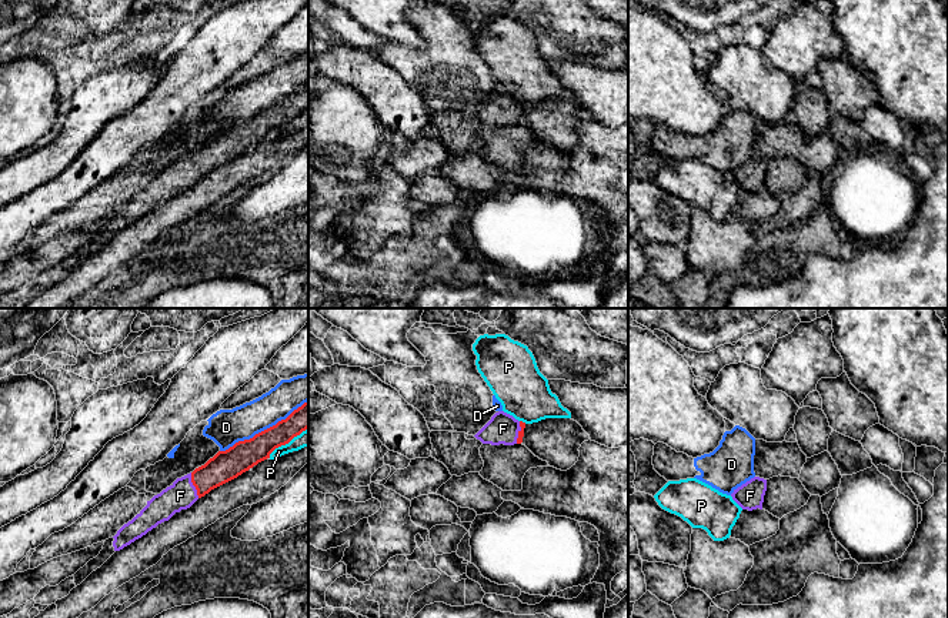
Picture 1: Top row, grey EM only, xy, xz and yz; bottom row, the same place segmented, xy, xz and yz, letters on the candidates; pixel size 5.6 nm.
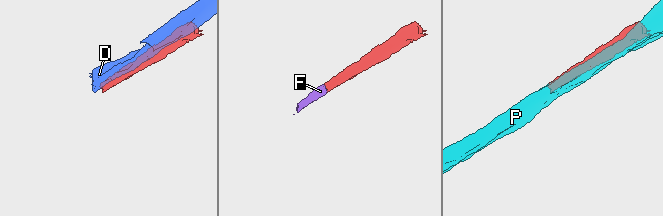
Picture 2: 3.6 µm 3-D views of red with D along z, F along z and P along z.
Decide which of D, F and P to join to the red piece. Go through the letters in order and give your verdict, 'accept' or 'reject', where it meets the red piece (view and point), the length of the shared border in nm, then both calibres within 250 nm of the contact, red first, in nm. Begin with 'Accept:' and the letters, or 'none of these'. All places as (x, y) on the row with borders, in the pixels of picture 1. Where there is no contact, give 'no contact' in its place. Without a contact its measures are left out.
Accept: F
D: reject; meets red in xy at (264, 430); contact 550 nm long; 160 nm thick on the red side, 200 nm on the other
F: accept; meets red in xy at (193, 484); contact 150 nm long; 170 nm thick on the red side, 160 nm on the other
P: reject; meets red in xy at (287, 443); contact 280 nm long; 160 nm thick on the red side, 100 nm on the other

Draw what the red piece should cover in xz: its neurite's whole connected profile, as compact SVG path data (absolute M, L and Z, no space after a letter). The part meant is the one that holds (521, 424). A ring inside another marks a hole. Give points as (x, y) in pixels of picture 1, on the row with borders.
M498 411L474 437L483 444L514 445L523 442L524 428L525 422L504 411Z

